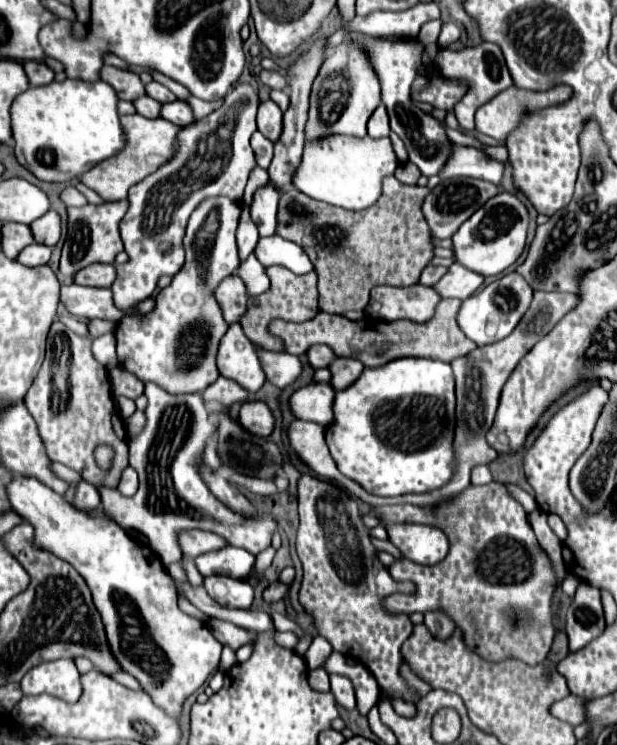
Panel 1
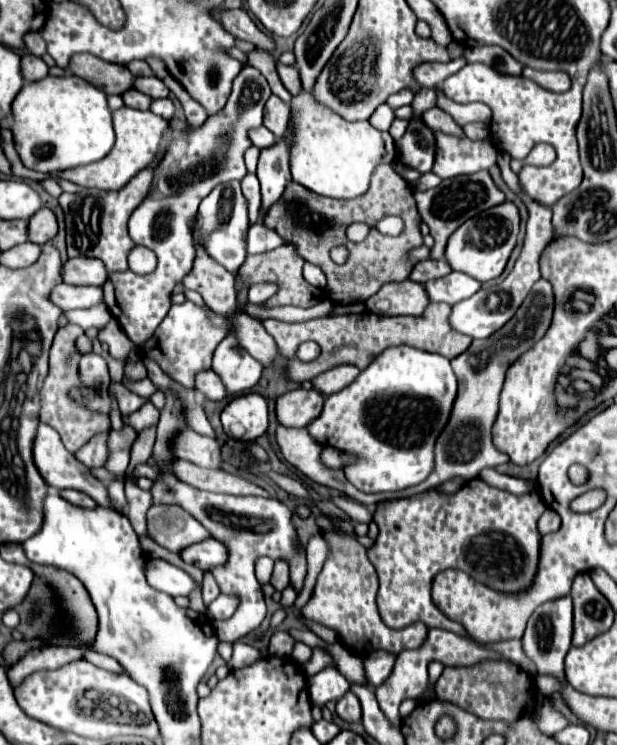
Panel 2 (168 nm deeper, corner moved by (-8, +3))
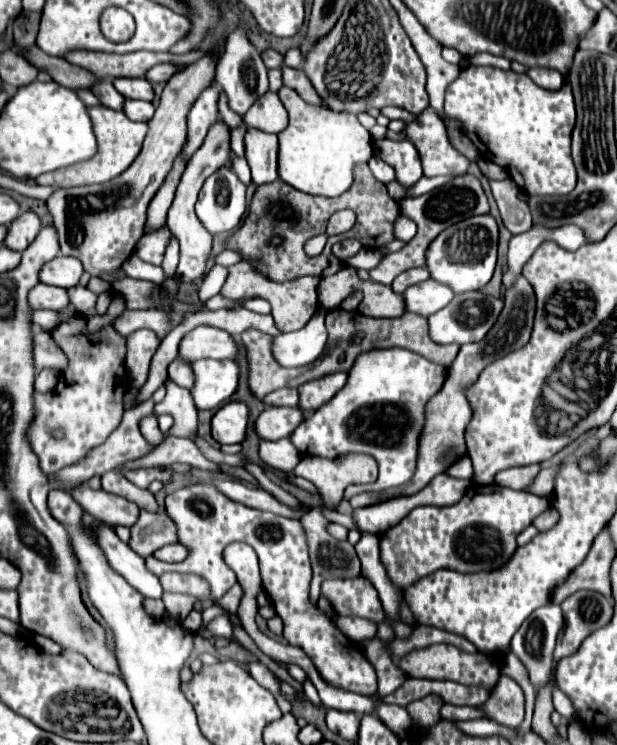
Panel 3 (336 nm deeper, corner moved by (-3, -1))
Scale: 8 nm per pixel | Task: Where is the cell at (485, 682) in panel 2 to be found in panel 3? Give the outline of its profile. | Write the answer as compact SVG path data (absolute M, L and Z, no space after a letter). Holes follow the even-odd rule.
M428 694L428 696L424 696L422 700L410 702L410 704L406 706L406 710L408 710L408 714L412 716L412 720L414 720L418 726L428 728L428 724L434 724L436 720L440 720L438 710L440 710L442 704L444 704L444 700L442 700L440 696Z

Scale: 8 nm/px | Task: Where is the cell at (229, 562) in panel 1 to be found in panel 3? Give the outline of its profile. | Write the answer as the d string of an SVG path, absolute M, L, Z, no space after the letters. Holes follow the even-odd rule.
M170 544L154 552L154 556L162 562L182 562L188 558L188 548L184 544Z

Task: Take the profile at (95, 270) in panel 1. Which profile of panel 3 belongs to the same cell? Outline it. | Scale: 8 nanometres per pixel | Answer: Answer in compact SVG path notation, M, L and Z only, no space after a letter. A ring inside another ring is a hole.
M56 256L56 260L50 260L42 272L40 282L50 286L62 286L62 288L74 288L80 282L80 276L84 274L84 266L76 258Z

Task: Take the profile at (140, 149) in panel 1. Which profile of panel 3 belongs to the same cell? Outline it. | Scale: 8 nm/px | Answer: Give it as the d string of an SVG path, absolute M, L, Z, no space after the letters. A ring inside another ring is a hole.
M106 106L90 108L88 112L92 116L94 132L96 132L96 138L98 138L98 154L92 156L92 160L86 160L84 164L74 164L74 166L56 170L56 172L42 174L42 176L36 178L38 184L48 184L48 186L56 186L56 188L104 184L104 182L120 176L136 160L136 156L142 150L144 136L148 132L148 124L146 122L132 122L124 112L116 112L116 110L110 110Z

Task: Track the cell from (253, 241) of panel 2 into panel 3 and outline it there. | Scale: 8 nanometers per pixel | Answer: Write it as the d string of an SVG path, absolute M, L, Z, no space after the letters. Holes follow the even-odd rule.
M224 250L220 256L216 256L216 262L224 264L224 266L232 266L236 262L240 262L244 256L240 250Z

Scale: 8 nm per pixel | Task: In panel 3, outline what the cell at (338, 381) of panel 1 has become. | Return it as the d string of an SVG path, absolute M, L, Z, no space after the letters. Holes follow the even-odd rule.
M336 372L330 376L324 376L320 380L312 380L302 384L300 390L300 406L304 408L306 414L318 410L324 402L328 402L340 388L344 388L348 380L348 374L344 372Z

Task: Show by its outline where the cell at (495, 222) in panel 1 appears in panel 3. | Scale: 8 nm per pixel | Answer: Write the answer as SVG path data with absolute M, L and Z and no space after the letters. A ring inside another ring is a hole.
M492 214L472 216L460 224L454 224L452 228L446 228L428 246L426 268L430 276L442 284L448 284L456 294L484 288L490 282L496 268L498 236L500 236L500 230Z

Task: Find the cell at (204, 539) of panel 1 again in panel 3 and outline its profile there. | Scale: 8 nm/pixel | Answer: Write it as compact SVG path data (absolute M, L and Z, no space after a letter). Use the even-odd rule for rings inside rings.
M140 510L138 522L132 526L130 548L142 558L152 556L158 548L178 542L178 528L168 512Z

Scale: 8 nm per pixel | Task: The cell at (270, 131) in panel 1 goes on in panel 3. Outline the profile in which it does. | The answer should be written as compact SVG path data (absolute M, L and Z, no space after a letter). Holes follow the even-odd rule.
M266 92L256 104L244 114L244 122L252 128L258 128L262 132L278 134L286 128L288 124L288 114L286 108L282 106L278 94Z

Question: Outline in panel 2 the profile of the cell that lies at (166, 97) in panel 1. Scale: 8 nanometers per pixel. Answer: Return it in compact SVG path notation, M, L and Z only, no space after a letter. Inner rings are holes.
M151 76L151 78L135 78L133 88L139 90L139 92L145 92L147 96L153 96L153 98L165 98L169 94L163 80L159 80L155 76Z

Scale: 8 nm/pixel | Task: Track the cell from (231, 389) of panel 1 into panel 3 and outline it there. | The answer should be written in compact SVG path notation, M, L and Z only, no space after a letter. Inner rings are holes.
M174 360L174 362L168 366L168 378L170 378L172 382L176 382L178 386L188 388L188 390L190 390L192 384L196 382L192 368L190 368L188 364L184 364L182 360Z

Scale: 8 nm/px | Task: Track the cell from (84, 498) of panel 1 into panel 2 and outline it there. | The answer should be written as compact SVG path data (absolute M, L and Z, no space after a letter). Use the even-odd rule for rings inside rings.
M59 490L59 496L65 498L65 500L69 500L71 504L81 506L81 508L95 508L95 506L97 506L93 498L89 498L89 496L83 494L83 492L77 492L77 490Z

